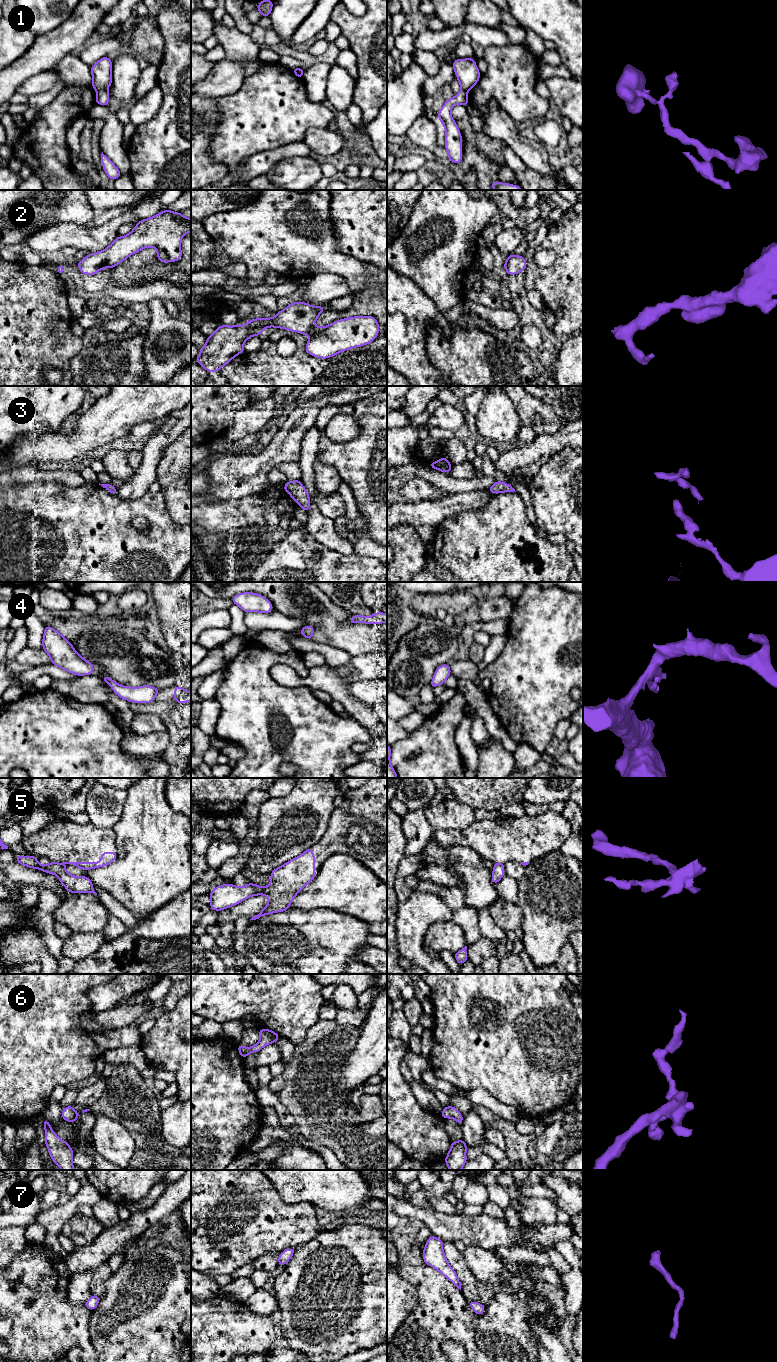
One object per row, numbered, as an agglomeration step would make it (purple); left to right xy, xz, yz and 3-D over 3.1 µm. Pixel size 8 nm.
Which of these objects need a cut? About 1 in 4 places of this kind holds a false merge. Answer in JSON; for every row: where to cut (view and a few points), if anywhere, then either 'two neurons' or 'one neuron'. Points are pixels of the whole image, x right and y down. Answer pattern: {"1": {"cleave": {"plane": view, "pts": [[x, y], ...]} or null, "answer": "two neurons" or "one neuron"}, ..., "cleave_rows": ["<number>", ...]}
{"1": {"cleave": {"plane": "xy", "pts": [[97, 89], [105, 90]]}, "answer": "two neurons"}, "2": {"cleave": null, "answer": "one neuron"}, "3": {"cleave": null, "answer": "one neuron"}, "4": {"cleave": null, "answer": "one neuron"}, "5": {"cleave": {"plane": "xz", "pts": [[260, 886], [256, 894]]}, "answer": "two neurons"}, "6": {"cleave": null, "answer": "one neuron"}, "7": {"cleave": null, "answer": "one neuron"}, "cleave_rows": ["1", "5"]}

